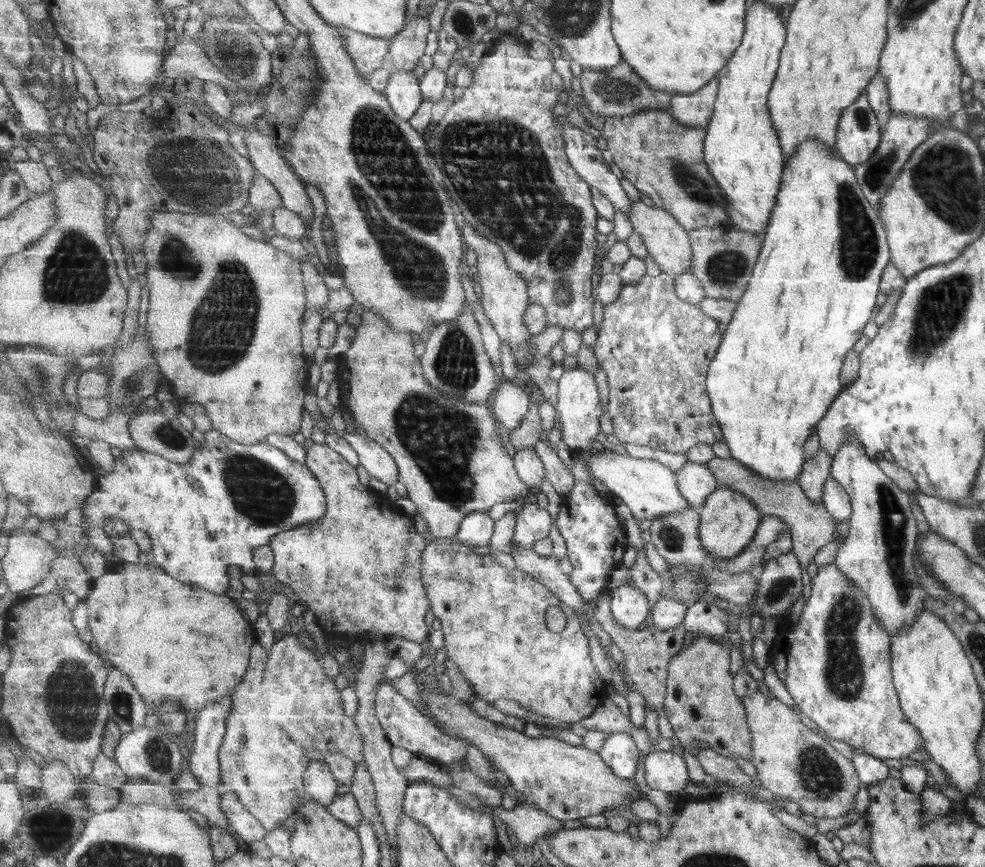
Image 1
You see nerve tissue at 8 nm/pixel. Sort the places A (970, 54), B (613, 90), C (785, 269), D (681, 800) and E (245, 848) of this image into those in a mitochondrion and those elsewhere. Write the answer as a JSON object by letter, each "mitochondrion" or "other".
{"A":"other","B":"mitochondrion","C":"other","D":"other","E":"other"}

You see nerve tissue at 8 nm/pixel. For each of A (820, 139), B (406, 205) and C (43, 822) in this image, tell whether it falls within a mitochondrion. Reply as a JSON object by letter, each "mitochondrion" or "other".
{"A":"other","B":"mitochondrion","C":"other"}

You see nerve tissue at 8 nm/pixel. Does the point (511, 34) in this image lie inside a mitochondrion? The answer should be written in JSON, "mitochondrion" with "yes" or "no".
{"mitochondrion":"no"}

